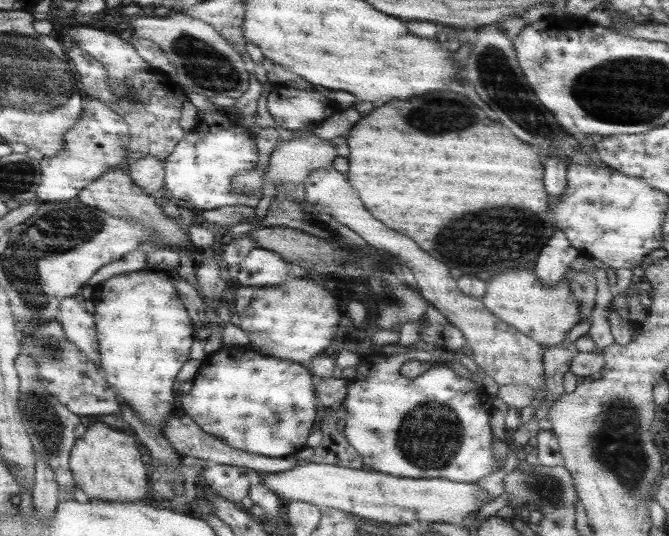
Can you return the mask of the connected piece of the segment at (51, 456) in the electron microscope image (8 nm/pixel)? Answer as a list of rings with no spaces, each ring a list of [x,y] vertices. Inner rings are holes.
[[[19,350],[19,354],[14,361],[14,370],[18,377],[18,404],[21,412],[21,424],[32,444],[33,452],[37,453],[41,459],[47,461],[47,465],[53,472],[59,495],[58,499],[73,499],[76,501],[87,501],[87,497],[81,491],[69,491],[73,487],[72,475],[68,468],[69,451],[74,443],[73,430],[79,417],[73,415],[64,405],[61,405],[55,398],[52,398],[41,387],[40,381],[36,376],[36,367],[26,354],[25,350]]]

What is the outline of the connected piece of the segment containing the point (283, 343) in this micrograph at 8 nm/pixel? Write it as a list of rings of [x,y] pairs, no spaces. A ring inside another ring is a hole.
[[[290,277],[277,286],[263,288],[238,287],[231,288],[235,299],[235,314],[239,319],[238,327],[249,339],[247,349],[259,355],[303,364],[325,349],[336,335],[339,321],[339,308],[335,296],[312,280]]]

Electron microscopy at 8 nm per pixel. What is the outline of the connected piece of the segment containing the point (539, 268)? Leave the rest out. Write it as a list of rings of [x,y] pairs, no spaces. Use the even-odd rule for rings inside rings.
[[[557,226],[553,228],[553,232],[555,234],[551,234],[549,240],[541,246],[535,264],[531,268],[535,280],[545,284],[545,288],[557,284],[561,278],[564,278],[567,266],[579,255]]]

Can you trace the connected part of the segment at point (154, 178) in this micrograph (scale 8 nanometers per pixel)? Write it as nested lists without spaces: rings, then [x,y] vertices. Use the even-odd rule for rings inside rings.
[[[143,156],[130,162],[124,169],[133,184],[149,195],[162,189],[163,162],[153,156]]]

